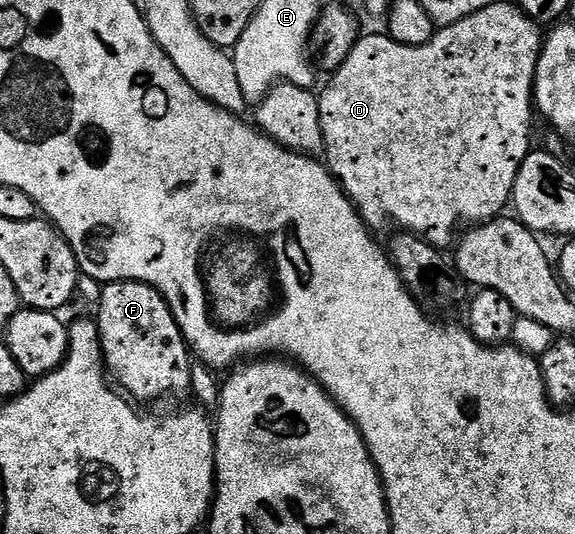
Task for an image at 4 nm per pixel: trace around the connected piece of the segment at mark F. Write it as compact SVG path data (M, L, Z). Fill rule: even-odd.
M139 281L105 283L99 290L100 308L94 314L94 322L100 331L106 371L115 386L144 403L167 395L187 396L192 389L194 359L162 293Z

